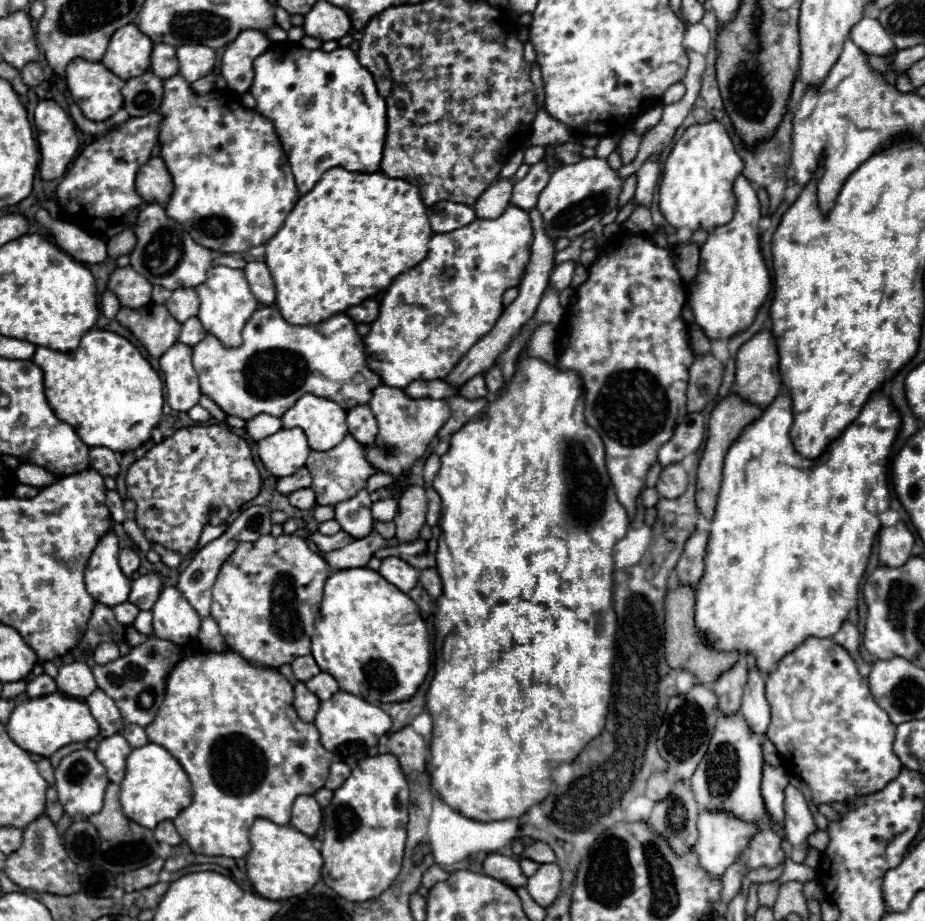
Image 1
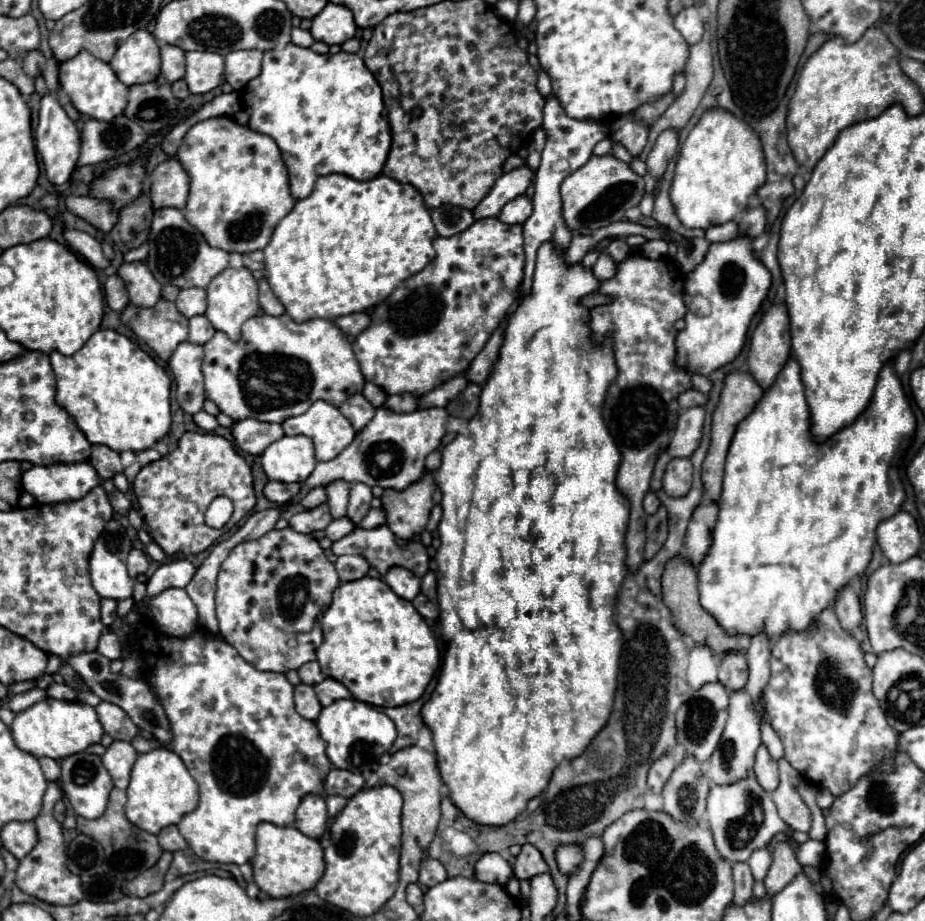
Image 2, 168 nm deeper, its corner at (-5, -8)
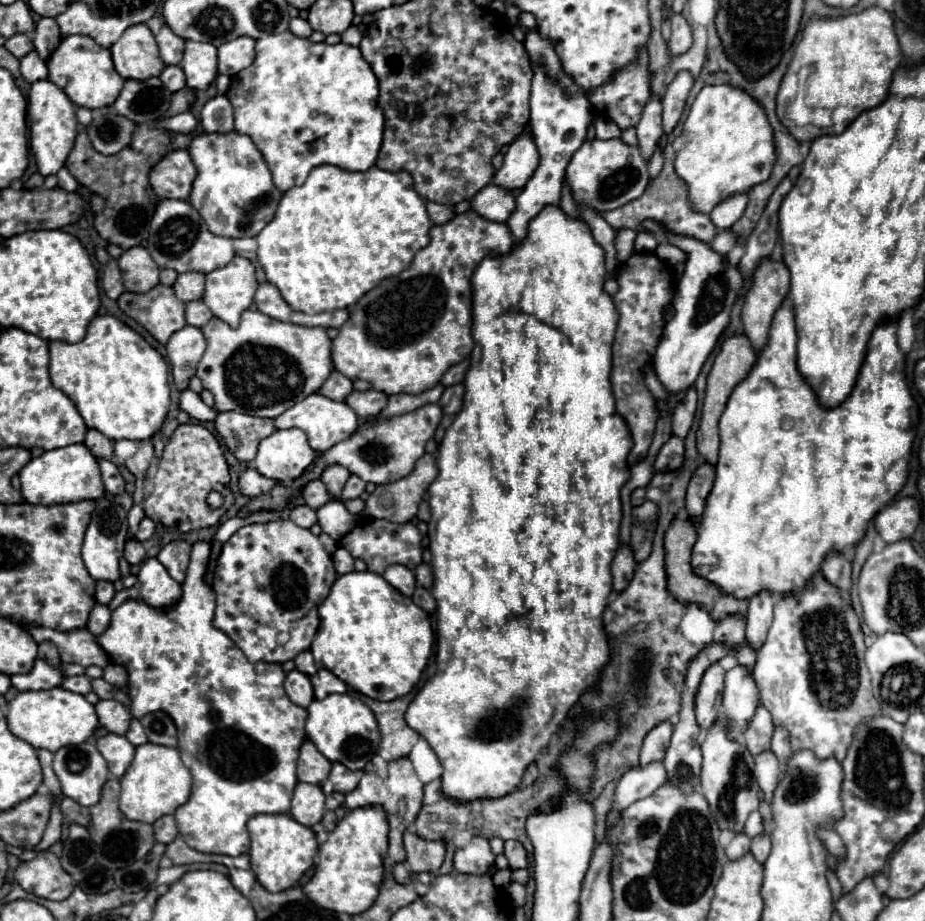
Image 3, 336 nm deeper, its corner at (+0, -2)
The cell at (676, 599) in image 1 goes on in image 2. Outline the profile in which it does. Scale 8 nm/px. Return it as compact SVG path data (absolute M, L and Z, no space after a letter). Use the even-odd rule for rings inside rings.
M680 558L670 560L662 576L662 594L664 594L664 604L670 608L674 616L676 630L684 634L690 644L708 646L714 654L746 652L746 648L750 646L750 636L726 636L724 630L716 624L716 620L708 612L704 612L704 608L698 602L698 580L696 580L696 568L692 564L682 562Z

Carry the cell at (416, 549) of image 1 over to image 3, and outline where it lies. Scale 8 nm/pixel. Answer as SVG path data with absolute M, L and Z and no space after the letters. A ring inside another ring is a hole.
M367 520L363 526L355 526L349 534L341 538L341 546L351 552L353 558L361 558L367 564L369 572L383 574L391 564L403 564L411 570L421 564L421 534L413 522L395 524L389 520Z

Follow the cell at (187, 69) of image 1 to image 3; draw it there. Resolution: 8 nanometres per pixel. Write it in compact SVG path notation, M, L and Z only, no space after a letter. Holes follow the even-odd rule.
M187 40L181 66L187 76L187 86L193 90L205 90L217 76L217 48L207 42Z

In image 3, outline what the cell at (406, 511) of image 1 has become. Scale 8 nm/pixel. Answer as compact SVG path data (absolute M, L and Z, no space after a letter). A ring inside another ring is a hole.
M423 454L417 460L415 470L391 484L381 484L375 492L365 500L365 516L385 518L389 522L409 522L417 514L417 506L433 482L439 470L435 466L433 454Z

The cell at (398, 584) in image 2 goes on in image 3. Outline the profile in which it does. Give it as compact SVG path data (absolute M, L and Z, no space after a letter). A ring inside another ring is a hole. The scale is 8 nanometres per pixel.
M389 566L385 572L383 572L383 578L393 586L397 588L401 594L405 596L411 596L413 590L415 590L415 574L413 570L409 570L407 566Z

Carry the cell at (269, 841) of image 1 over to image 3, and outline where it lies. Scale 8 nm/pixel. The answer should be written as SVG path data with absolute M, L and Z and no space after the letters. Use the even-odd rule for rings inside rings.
M257 814L247 822L251 834L251 870L257 882L269 892L281 892L299 882L299 878L313 866L317 854L315 832L301 826L291 814Z

